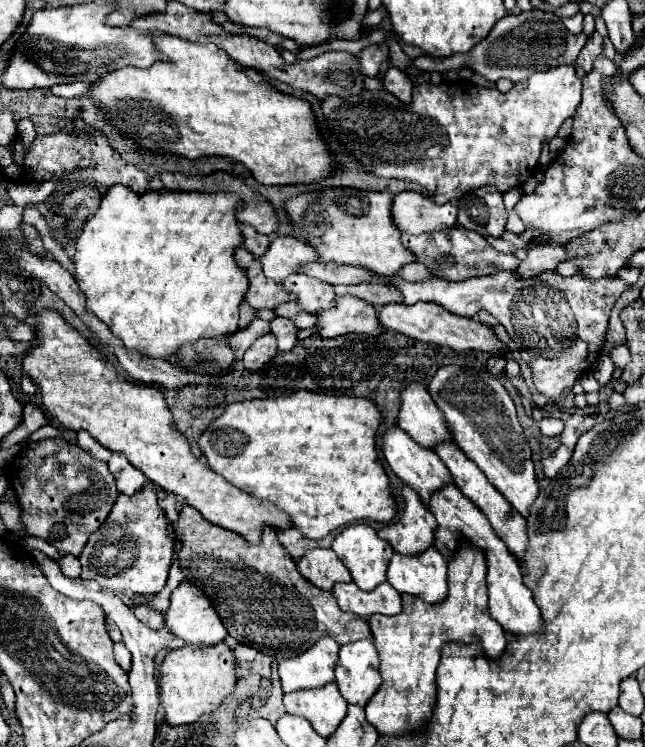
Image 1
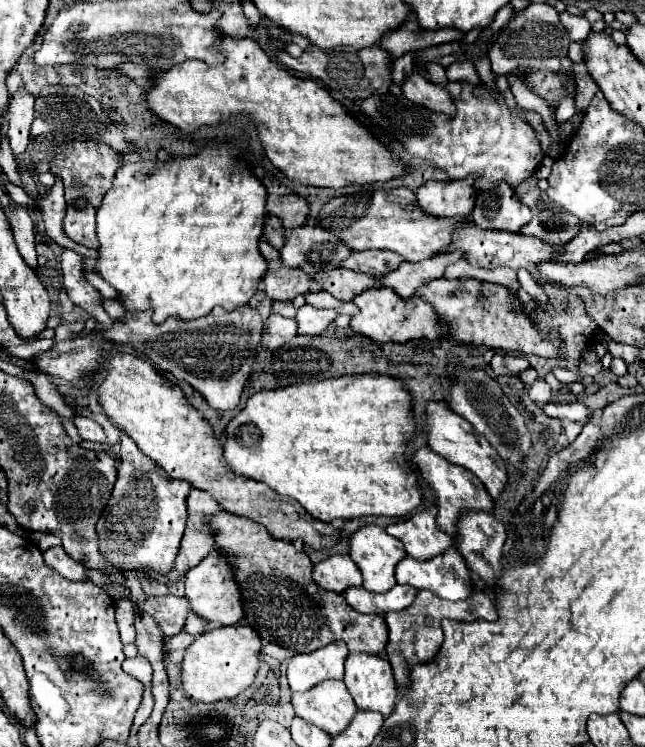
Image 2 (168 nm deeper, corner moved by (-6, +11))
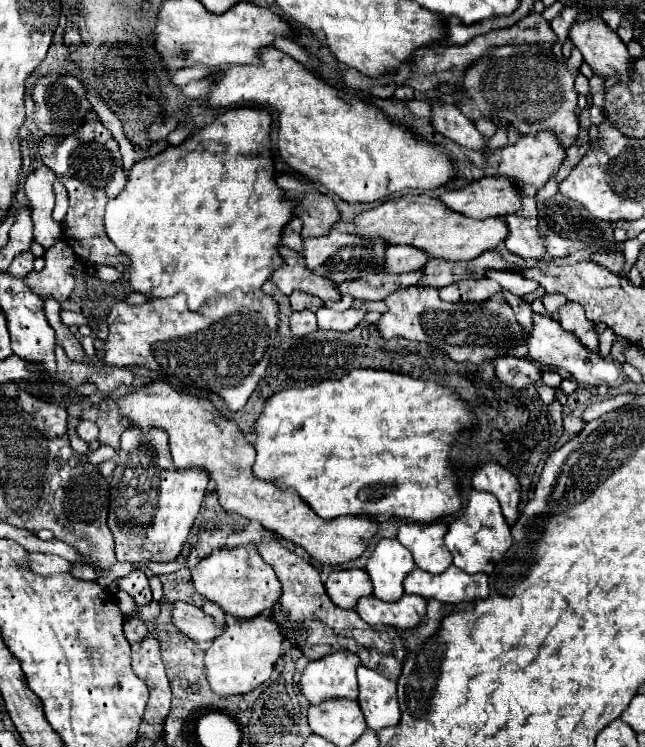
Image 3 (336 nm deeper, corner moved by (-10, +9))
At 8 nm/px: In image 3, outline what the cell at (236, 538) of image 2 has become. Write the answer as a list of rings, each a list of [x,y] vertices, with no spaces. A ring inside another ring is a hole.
[[[278,541],[270,543],[260,543],[258,551],[262,559],[274,567],[280,583],[282,583],[282,597],[274,605],[274,619],[280,623],[282,633],[286,635],[288,641],[294,643],[310,661],[322,659],[334,651],[348,649],[356,653],[362,661],[364,667],[380,671],[384,677],[396,681],[400,677],[402,665],[404,665],[404,655],[402,653],[402,637],[394,627],[372,627],[360,619],[360,615],[350,609],[340,609],[336,607],[322,585],[320,573],[312,567],[312,563],[304,557],[298,557],[290,549],[282,547]]]

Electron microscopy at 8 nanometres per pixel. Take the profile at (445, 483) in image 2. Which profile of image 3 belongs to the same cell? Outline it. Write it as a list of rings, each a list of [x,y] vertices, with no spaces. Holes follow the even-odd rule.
[[[472,491],[468,507],[460,519],[454,519],[444,537],[446,547],[454,555],[454,565],[466,573],[486,573],[490,575],[500,559],[504,559],[508,547],[512,545],[510,527],[500,511],[498,499],[490,493]]]

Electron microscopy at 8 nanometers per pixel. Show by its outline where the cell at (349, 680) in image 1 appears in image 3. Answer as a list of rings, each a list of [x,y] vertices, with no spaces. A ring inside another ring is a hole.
[[[364,665],[358,667],[358,685],[360,685],[360,709],[366,717],[366,725],[374,731],[384,727],[394,727],[400,723],[400,709],[396,701],[396,683],[372,671]]]

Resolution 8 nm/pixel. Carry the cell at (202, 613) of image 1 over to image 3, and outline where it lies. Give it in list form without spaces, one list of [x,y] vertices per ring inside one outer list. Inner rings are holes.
[[[242,545],[234,549],[218,549],[204,557],[192,569],[192,581],[200,595],[220,603],[226,615],[234,619],[252,619],[264,609],[270,609],[280,599],[280,581],[274,569],[260,557],[256,545]]]

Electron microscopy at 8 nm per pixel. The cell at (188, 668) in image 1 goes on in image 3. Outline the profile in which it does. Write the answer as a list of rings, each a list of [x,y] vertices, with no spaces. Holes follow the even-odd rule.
[[[258,615],[248,621],[232,621],[226,631],[214,639],[204,655],[212,691],[220,697],[242,695],[268,681],[276,661],[282,657],[282,643],[284,635],[280,633],[280,625],[272,617]]]

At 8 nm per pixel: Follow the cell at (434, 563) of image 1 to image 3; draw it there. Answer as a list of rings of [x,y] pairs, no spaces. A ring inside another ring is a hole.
[[[450,565],[444,573],[432,575],[422,569],[414,569],[404,581],[406,593],[420,595],[424,599],[436,599],[442,605],[458,605],[464,601],[476,601],[488,597],[486,573],[464,573]]]

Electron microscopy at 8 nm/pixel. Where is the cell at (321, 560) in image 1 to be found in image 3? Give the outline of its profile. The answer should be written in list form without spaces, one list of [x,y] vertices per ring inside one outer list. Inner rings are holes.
[[[362,569],[334,571],[326,579],[326,591],[340,609],[354,609],[360,597],[372,593],[372,583],[368,583],[368,573]]]

